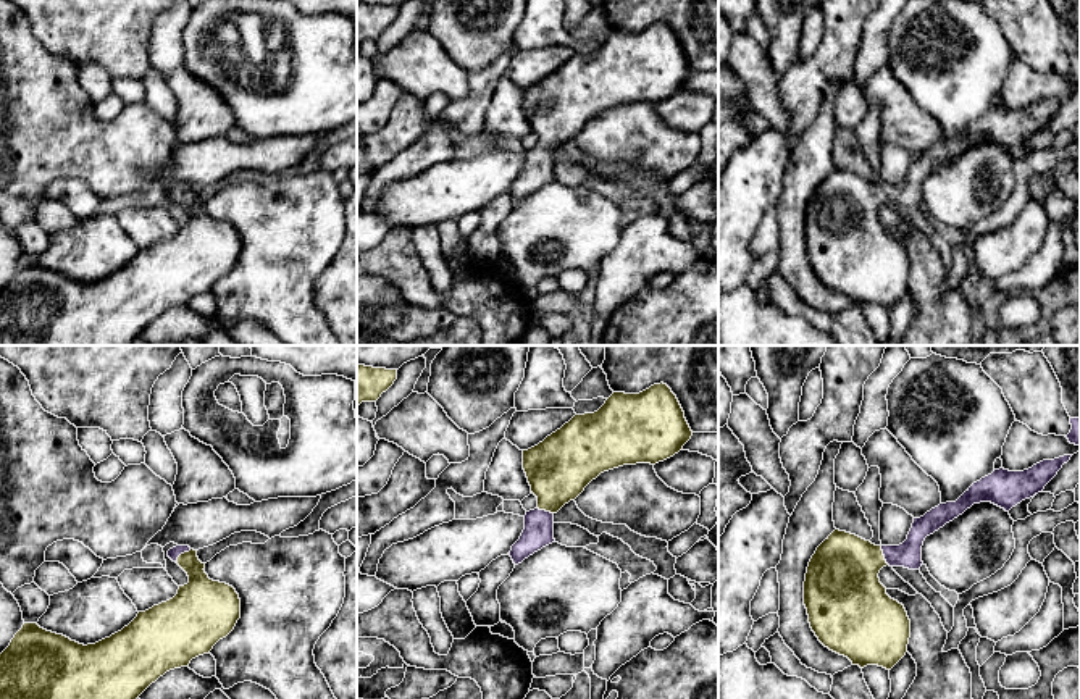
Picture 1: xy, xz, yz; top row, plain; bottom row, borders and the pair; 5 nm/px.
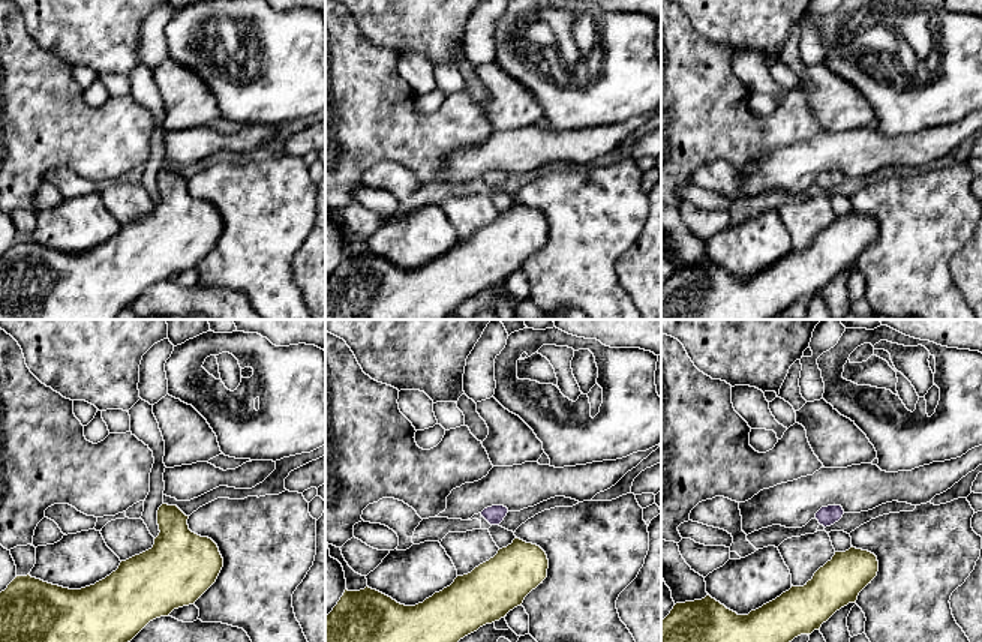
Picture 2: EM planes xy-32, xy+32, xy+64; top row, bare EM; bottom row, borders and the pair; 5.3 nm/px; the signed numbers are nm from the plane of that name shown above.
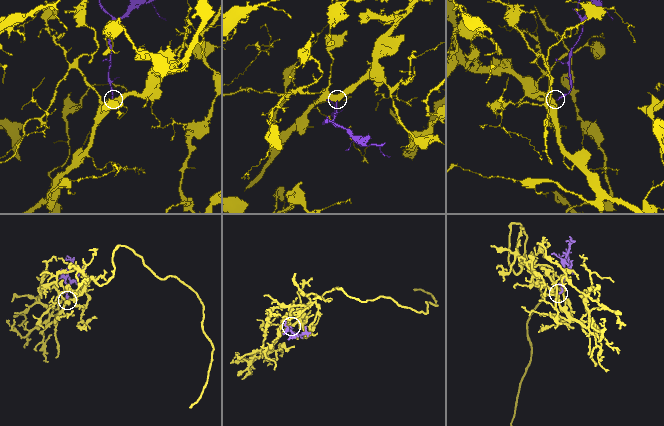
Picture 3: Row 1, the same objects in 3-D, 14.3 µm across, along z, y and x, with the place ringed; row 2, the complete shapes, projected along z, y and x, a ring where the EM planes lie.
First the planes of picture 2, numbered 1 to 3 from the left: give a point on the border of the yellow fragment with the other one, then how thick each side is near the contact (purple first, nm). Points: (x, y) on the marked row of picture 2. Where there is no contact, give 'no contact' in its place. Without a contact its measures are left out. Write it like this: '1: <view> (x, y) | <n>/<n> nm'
1: no contact
2: no contact
3: no contact

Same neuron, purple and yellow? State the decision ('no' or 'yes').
yes

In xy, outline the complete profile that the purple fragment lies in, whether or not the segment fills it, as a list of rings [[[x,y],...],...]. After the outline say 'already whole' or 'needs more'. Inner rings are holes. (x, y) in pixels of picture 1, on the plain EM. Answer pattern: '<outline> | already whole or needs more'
[[[189,184],[170,187],[168,195],[187,211],[189,221],[179,224],[173,237],[139,250],[110,276],[84,284],[37,262],[24,262],[0,292],[0,345],[129,345],[166,310],[210,292],[241,257],[239,232],[210,218]]] | needs more

